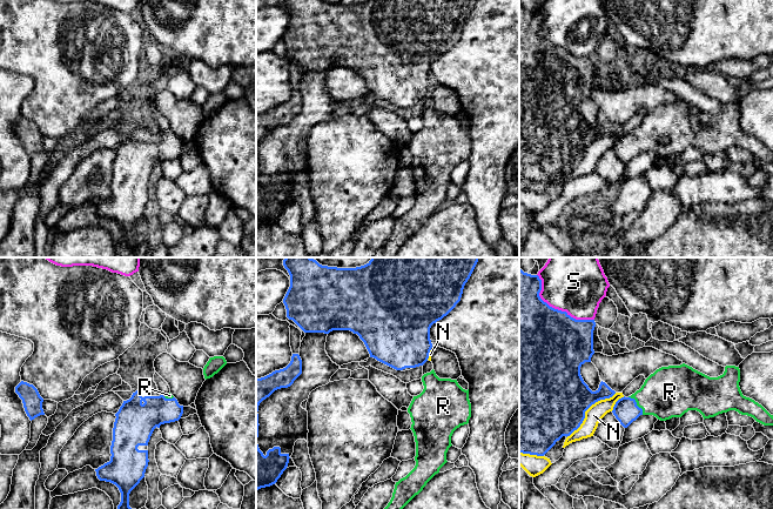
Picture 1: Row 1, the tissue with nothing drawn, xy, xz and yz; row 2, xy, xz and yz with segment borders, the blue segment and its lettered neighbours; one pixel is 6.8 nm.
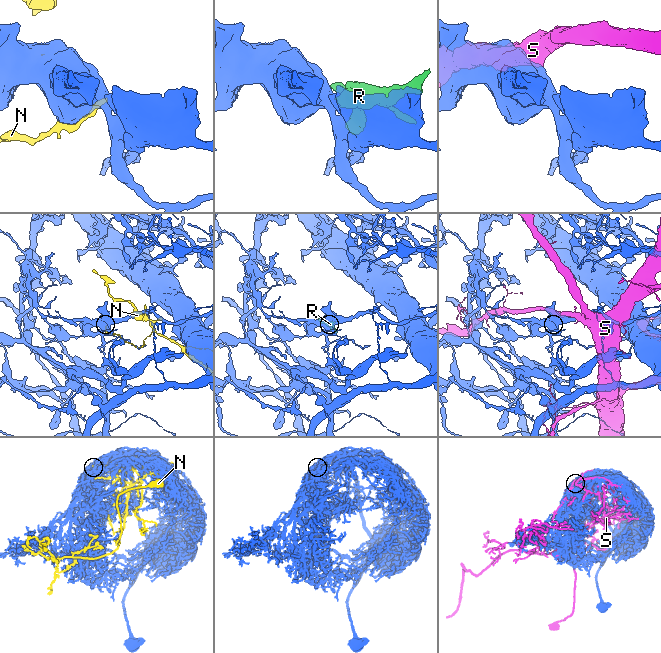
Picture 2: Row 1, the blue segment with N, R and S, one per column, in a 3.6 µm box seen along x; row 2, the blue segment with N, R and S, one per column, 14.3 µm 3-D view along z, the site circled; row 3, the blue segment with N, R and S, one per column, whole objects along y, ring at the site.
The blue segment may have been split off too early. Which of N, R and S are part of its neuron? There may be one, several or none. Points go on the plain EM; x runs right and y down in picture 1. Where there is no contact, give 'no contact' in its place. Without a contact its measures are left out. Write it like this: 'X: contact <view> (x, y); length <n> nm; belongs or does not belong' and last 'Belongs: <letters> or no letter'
N: contact yz (586, 146); length 460 nm; does not belong
R: contact yz (636, 141); length 160 nm; belongs
S: contact yz (556, 46); length 500 nm; does not belong
Belongs: R

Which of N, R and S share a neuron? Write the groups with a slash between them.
N / R / S

